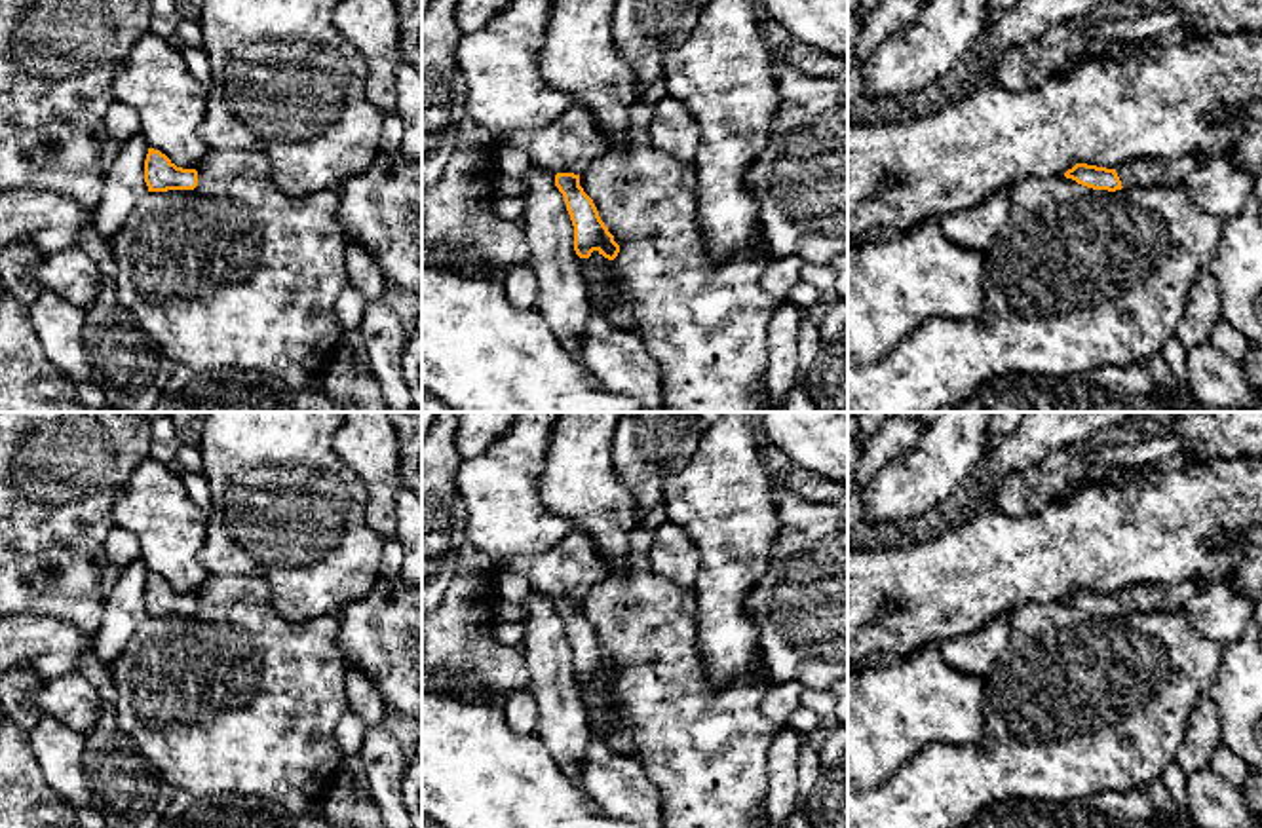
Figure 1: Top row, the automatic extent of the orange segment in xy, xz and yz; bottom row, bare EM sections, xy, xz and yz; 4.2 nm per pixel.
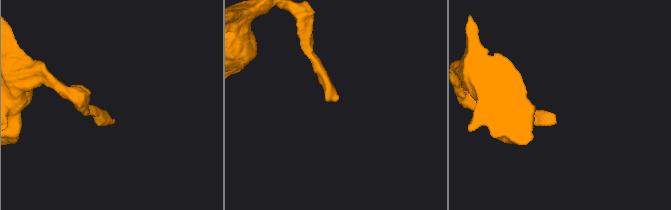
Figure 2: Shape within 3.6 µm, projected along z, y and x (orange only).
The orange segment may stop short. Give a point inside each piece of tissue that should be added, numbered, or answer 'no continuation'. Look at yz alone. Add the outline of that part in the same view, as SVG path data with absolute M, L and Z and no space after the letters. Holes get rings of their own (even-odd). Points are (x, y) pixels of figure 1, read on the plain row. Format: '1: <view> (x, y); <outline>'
1: yz (1162, 597); M1180 581L1180 583L1138 583L1116 593L1116 598L1123 613L1133 613L1140 610L1156 612L1178 612L1186 602L1199 593L1203 583L1199 581Z

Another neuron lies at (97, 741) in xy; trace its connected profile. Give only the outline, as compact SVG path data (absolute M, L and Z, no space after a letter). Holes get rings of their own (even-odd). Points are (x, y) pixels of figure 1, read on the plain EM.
M110 703L103 706L97 727L86 735L82 767L91 807L103 817L105 828L156 828L175 798L175 788L122 733Z

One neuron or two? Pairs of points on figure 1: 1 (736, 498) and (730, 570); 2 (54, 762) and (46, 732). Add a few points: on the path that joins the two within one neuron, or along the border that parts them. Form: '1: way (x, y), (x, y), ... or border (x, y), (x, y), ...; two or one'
1: way (734, 515), (734, 549), (730, 553); one
2: way (54, 754), (50, 739); one

